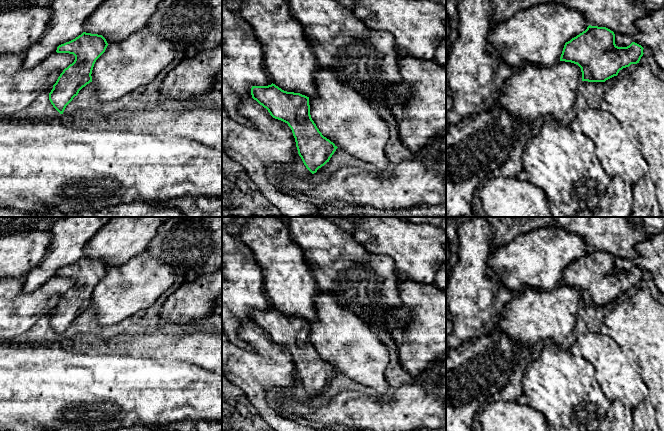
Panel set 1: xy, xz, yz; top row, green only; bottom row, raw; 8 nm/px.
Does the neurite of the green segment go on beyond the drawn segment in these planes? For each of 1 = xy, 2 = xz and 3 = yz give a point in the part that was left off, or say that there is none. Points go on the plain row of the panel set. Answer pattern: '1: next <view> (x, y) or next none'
1: next none
2: next none
3: next none

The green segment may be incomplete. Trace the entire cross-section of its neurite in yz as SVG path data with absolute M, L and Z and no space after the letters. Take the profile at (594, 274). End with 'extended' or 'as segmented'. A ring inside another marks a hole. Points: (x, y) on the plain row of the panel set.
M589 249L585 255L565 267L560 285L577 288L581 292L582 305L605 306L617 300L623 292L639 287L644 278L643 273L635 266L627 271L618 271L613 255L606 251Z | as segmented

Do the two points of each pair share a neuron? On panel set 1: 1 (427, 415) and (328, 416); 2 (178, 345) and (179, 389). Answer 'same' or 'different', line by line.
1: same
2: different

